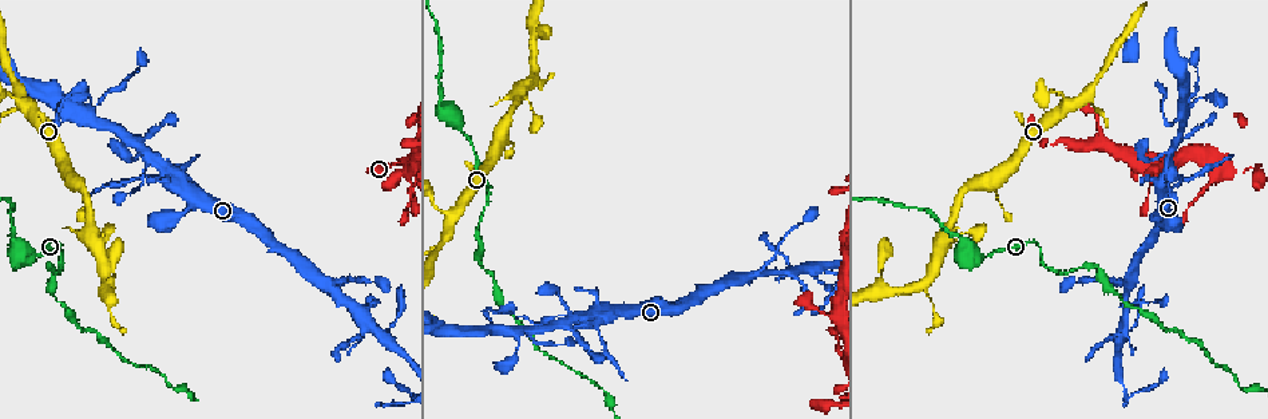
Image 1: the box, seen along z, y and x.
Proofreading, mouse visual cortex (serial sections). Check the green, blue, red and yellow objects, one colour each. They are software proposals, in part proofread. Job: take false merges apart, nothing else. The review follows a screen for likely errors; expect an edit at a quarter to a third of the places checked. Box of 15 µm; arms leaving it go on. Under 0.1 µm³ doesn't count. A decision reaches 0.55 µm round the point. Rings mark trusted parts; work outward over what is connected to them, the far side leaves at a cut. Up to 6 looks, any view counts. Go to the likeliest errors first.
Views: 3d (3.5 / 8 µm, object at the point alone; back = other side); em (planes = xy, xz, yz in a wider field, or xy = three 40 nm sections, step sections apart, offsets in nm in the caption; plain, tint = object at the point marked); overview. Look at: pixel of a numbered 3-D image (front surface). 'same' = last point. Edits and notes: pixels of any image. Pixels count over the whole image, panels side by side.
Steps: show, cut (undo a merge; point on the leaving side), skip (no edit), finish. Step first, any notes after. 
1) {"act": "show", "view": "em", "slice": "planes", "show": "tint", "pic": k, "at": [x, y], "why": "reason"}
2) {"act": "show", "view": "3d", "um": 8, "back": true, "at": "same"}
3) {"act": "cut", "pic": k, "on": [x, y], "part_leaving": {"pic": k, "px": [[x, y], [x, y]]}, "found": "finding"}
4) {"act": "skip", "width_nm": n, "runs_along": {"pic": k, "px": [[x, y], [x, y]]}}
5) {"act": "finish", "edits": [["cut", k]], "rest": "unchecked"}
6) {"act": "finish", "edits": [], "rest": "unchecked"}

{"act": "show", "view": "3d", "um": 3.5, "pic": 1, "at": [437, 102], "why": "calibre changes"}

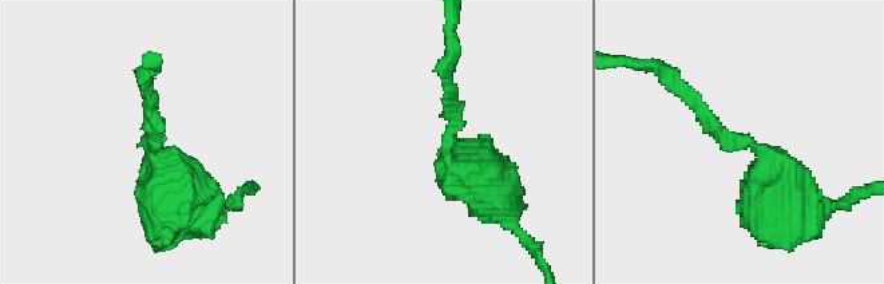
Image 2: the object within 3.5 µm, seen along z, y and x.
{"act": "show", "view": "em", "slice": "xy", "step": 3, "show": "tint", "pic": 2, "at": [748, 144], "arm_widths_nm": [150, 600], "why": "shape alone is not enough"}

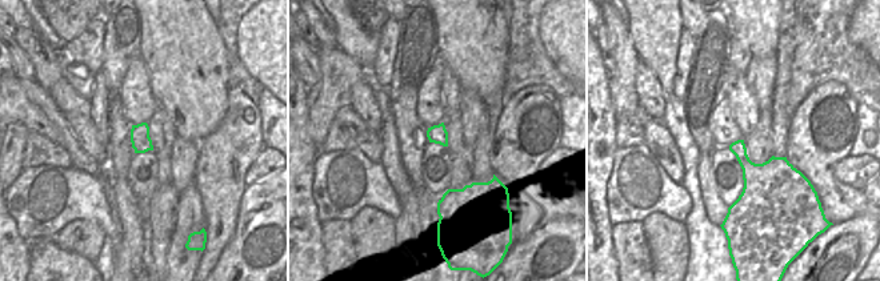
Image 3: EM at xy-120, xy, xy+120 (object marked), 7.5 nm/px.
{"act": "skip", "width_nm": 140, "runs_along": {"pic": 2, "px": [[796, 196], [680, 85]]}, "found": "continuous, no second cell"}

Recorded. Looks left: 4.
{"act": "show", "view": "3d", "um": 3.5, "pic": 1, "at": [1127, 286], "why": "a fork"}

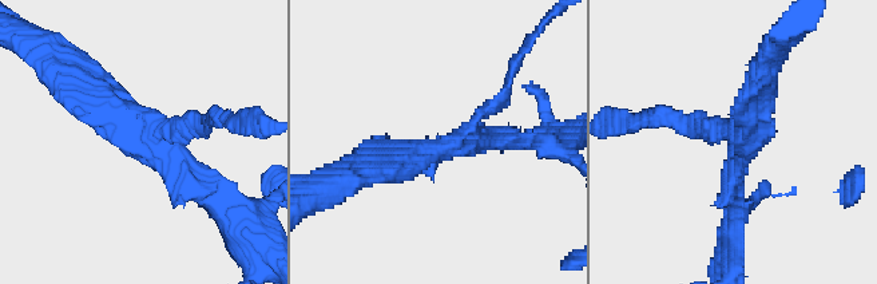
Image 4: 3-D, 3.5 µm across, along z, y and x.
{"act": "show", "view": "em", "slice": "xy", "step": 3, "show": "tint", "pic": 4, "at": [453, 145]}

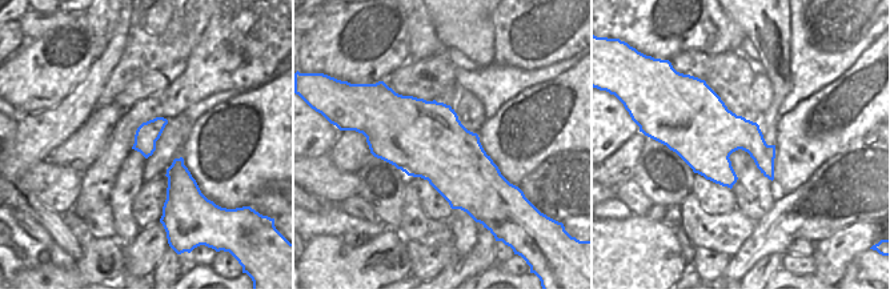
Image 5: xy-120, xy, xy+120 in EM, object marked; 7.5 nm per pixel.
{"act": "show", "view": "em", "slice": "xy", "step": 2, "show": "tint", "at": "same", "why": "another direction"}

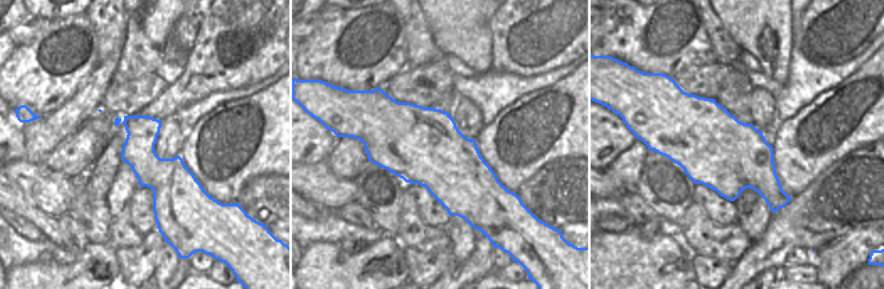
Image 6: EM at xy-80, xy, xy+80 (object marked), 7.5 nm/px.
{"act": "skip", "arm_widths_nm": [200, 250, 400], "runs_along": {"pic": 4, "px": [[88, 90], [219, 201]]}, "found": "all the same cell"}

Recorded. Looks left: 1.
{"act": "finish", "edits": [], "rest": "unchecked"}

